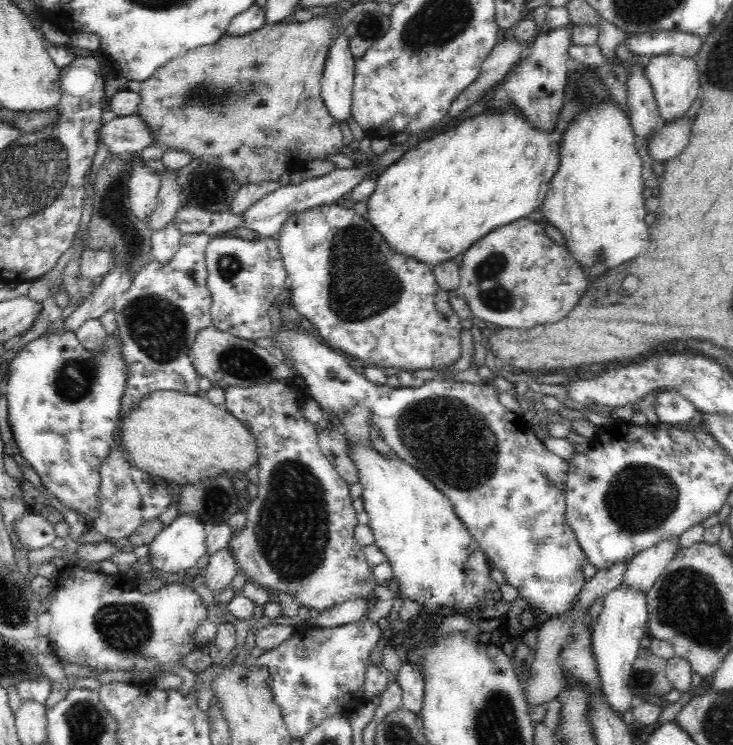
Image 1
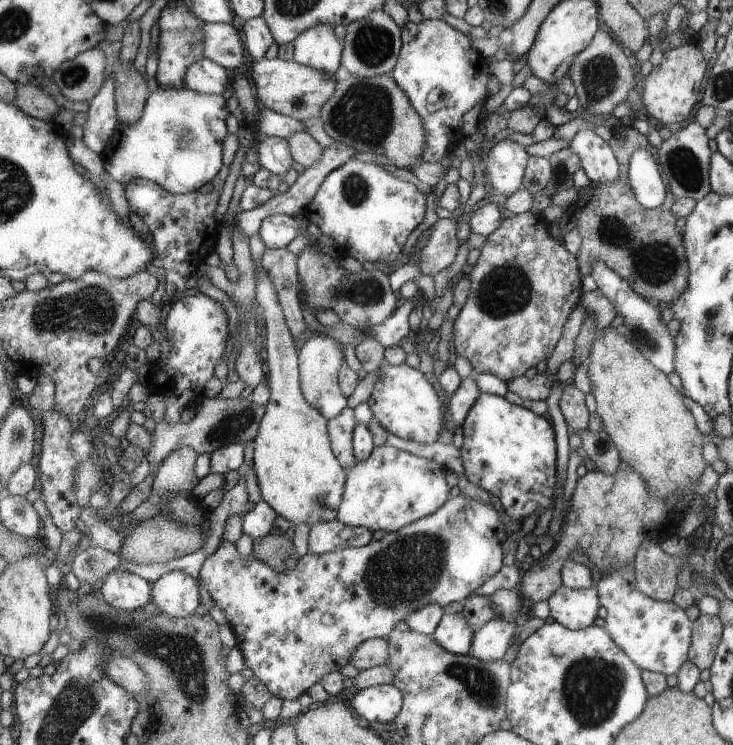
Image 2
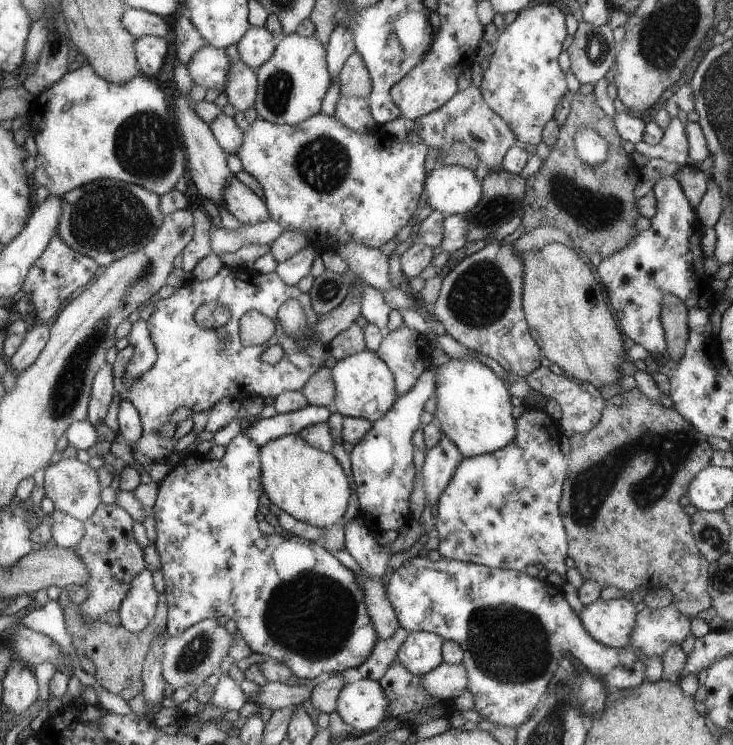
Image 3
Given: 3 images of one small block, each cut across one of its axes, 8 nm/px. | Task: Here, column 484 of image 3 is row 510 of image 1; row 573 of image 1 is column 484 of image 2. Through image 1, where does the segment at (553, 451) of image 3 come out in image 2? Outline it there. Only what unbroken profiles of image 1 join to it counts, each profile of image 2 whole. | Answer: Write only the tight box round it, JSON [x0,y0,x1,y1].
[198,492,506,701]

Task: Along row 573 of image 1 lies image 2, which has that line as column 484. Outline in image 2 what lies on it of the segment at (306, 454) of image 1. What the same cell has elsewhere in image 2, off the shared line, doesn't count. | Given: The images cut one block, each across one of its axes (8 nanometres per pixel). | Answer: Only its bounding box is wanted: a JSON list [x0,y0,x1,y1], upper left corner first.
[451,212,581,384]

